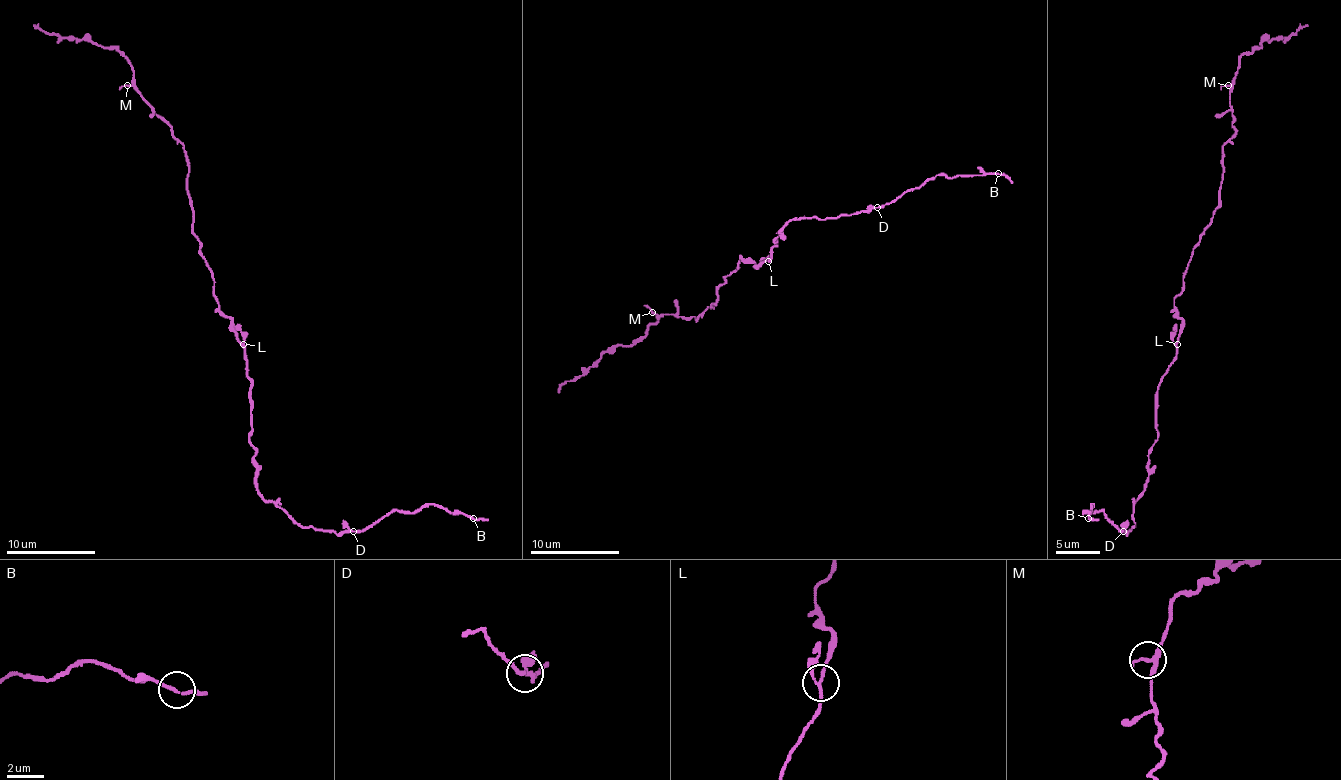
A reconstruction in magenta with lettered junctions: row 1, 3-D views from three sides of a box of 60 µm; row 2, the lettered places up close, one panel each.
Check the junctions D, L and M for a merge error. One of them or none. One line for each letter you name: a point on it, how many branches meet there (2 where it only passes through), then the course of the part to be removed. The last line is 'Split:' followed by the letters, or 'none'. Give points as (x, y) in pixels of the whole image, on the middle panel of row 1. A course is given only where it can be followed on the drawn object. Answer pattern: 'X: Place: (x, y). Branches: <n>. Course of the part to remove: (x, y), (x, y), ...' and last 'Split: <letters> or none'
Split: none

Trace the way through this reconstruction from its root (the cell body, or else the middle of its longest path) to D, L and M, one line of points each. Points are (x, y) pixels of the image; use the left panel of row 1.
D: (232, 330), (243, 348), (250, 379), (257, 490), (301, 526), (352, 530)
L: (232, 330), (243, 344)
M: (232, 330), (232, 321), (219, 308), (212, 272), (192, 230), (185, 150), (154, 108), (127, 85)

